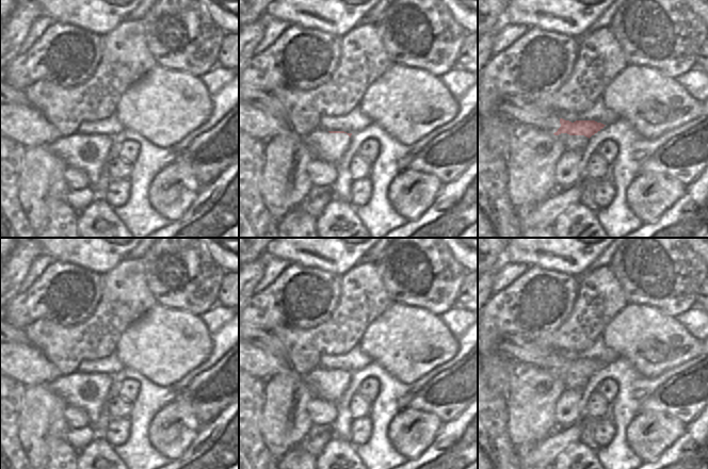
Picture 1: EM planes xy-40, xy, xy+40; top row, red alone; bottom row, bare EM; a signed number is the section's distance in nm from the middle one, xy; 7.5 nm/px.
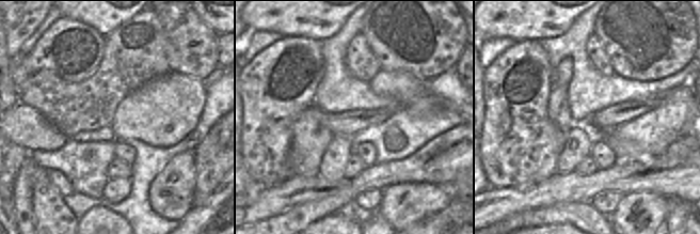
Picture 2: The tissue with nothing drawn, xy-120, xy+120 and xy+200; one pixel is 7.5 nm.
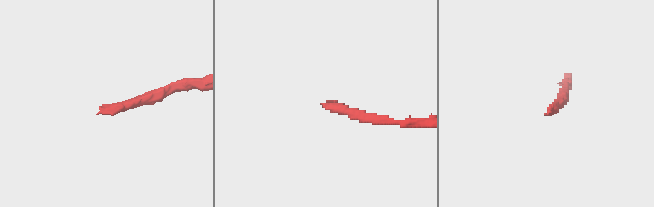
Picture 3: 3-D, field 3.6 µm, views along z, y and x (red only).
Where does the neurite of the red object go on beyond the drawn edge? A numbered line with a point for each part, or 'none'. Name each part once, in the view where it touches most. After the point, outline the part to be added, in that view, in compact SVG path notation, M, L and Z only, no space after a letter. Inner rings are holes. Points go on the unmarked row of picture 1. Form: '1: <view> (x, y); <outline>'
1: xy+40 (521, 350); M503 336L498 343L498 350L516 361L529 363L548 372L554 372L561 366L558 351L540 346L527 338Z

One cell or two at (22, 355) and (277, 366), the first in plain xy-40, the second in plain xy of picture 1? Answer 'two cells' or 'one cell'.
one cell

